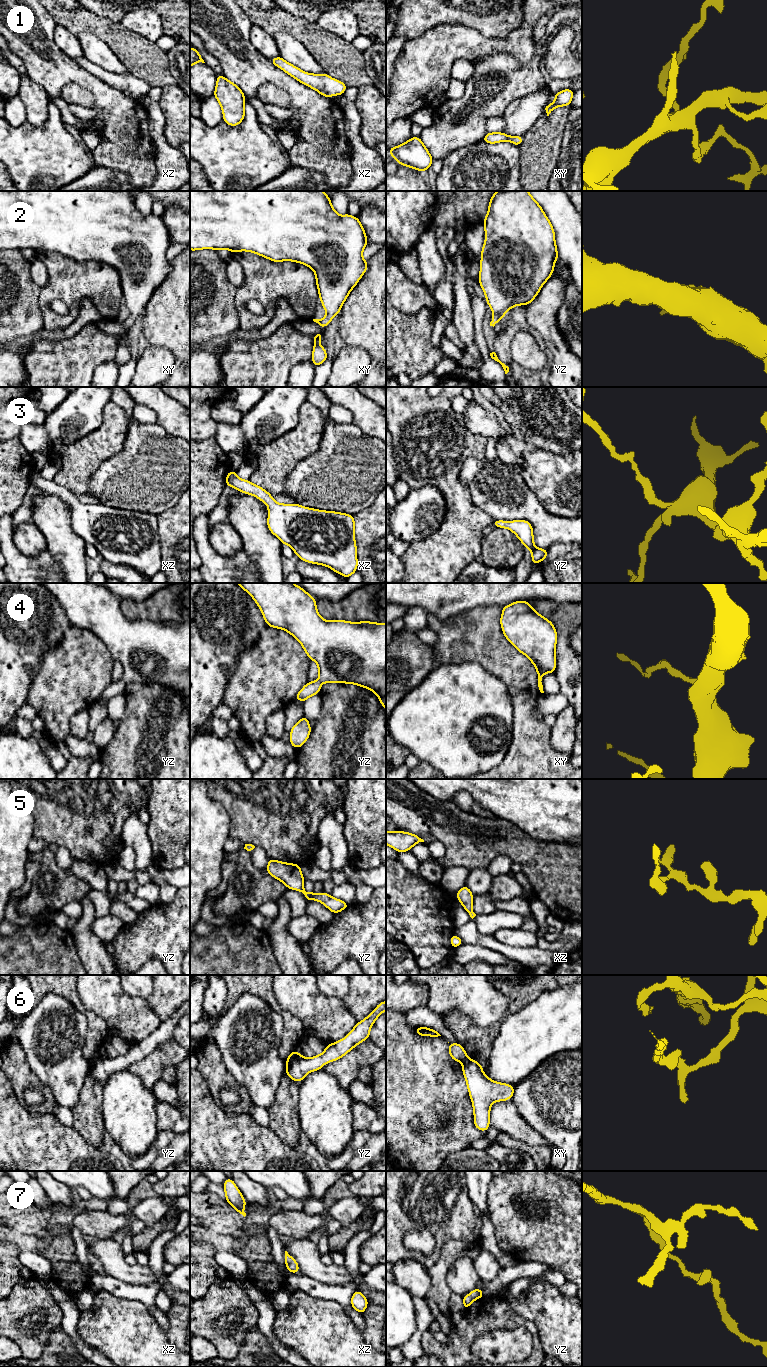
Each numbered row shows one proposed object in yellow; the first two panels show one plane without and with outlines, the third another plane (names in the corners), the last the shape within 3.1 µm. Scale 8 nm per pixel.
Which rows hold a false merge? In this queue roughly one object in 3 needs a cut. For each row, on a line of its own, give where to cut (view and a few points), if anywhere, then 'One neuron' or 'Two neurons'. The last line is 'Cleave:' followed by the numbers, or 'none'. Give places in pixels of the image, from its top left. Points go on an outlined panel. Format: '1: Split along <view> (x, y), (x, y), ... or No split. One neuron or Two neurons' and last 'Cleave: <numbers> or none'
1: No split. One neuron
2: No split. One neuron
3: No split. One neuron
4: No split. One neuron
5: No split. One neuron
6: Split along yz (299, 1054), (287, 1063). Two neurons
7: No split. One neuron
Cleave: 6

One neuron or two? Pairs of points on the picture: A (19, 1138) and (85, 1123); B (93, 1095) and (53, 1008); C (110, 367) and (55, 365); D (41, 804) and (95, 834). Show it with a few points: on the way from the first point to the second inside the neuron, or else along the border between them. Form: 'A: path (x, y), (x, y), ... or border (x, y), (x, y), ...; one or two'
A: border (73, 1126), (89, 1143); two
B: border (88, 1072), (79, 1101); two
C: border (114, 359), (102, 362), (92, 376); two
D: path (54, 804), (60, 807), (82, 829); one

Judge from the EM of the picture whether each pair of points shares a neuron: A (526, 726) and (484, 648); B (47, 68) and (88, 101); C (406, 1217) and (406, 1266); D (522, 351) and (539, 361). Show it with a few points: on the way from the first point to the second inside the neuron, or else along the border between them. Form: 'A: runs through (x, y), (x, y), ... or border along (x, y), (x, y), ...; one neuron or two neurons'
A: runs through (525, 707), (521, 685), (503, 667); one neuron
B: border along (90, 93), (68, 83), (60, 96); two neurons
C: border along (396, 1261), (412, 1258), (419, 1261), (427, 1269); two neurons
D: runs through (526, 352), (535, 360); one neuron

